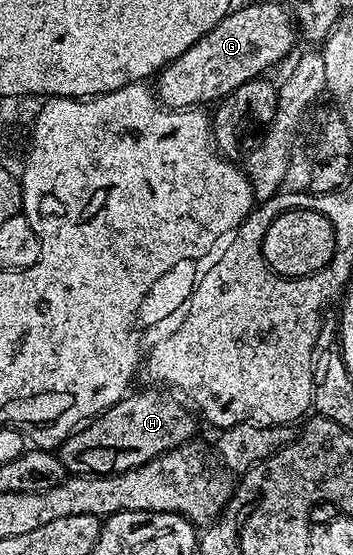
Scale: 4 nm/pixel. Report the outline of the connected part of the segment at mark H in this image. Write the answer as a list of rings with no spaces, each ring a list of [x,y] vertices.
[[[164,389],[152,390],[156,391],[133,390],[113,407],[71,432],[58,447],[65,472],[73,476],[117,475],[146,465],[154,457],[189,442],[196,431],[197,416],[175,394]]]

